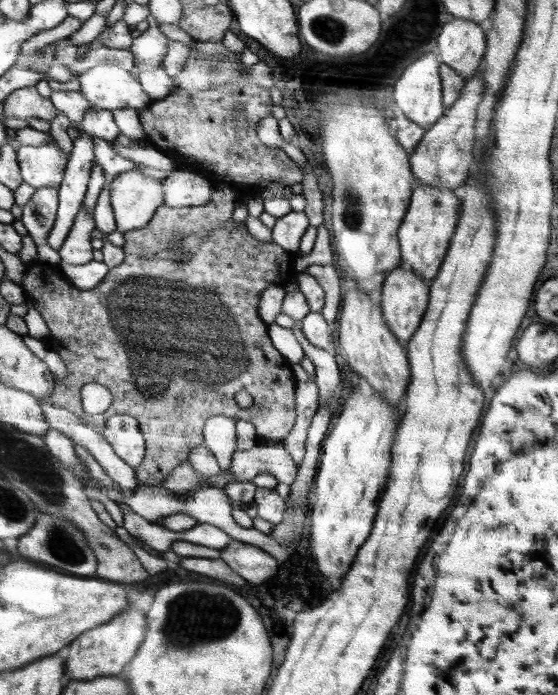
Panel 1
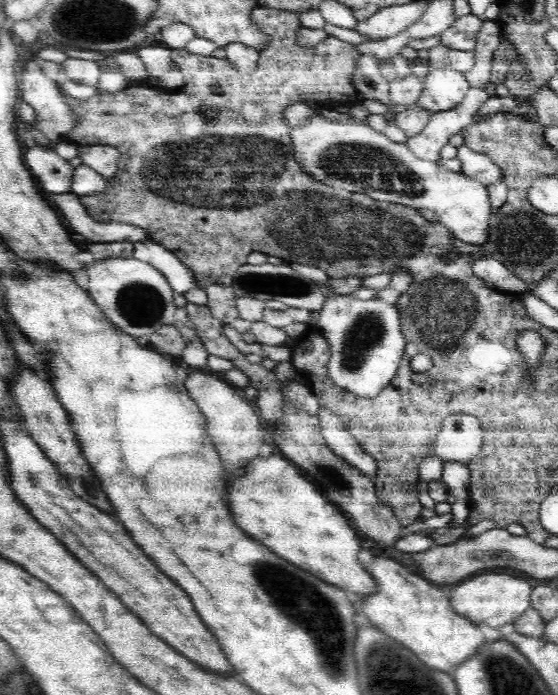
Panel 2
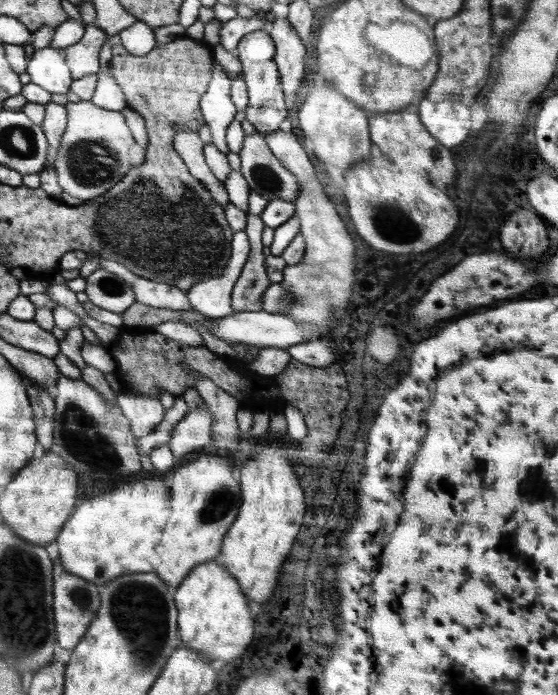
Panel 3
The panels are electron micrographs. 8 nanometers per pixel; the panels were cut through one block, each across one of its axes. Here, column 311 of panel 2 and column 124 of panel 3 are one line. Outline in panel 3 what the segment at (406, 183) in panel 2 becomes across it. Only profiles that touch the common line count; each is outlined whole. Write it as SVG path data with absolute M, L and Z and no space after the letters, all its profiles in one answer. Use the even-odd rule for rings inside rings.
M89 101L68 102L67 125L54 161L63 192L84 202L110 190L130 171L130 147L135 141L120 111L105 110Z

